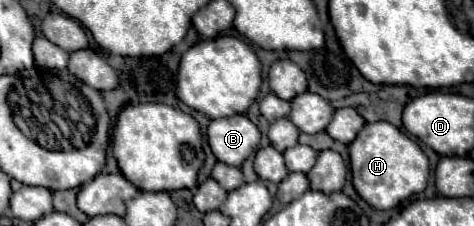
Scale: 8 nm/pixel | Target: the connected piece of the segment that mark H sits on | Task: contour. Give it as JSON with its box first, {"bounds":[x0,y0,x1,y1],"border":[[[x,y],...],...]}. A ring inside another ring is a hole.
{"bounds":[349,120,429,210],"border":[[[379,120],[365,124],[357,138],[349,144],[351,174],[357,194],[377,210],[391,210],[403,200],[419,194],[427,186],[429,160],[419,144],[401,132],[397,126]]]}

